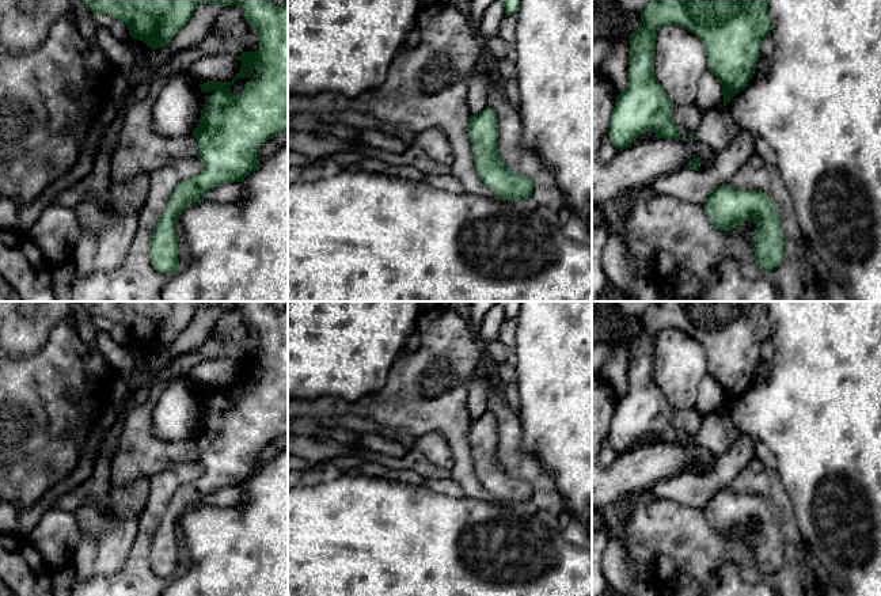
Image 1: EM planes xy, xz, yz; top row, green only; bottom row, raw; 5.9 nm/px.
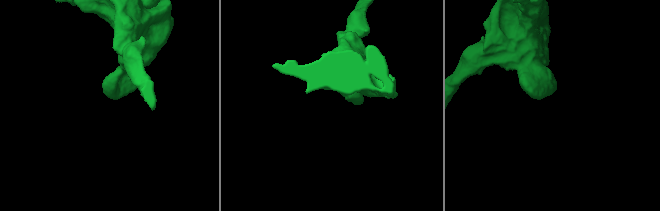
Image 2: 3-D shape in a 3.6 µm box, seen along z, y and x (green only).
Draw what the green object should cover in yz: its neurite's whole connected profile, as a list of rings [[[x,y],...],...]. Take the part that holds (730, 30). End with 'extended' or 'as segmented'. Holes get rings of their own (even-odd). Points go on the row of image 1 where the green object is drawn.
[[[650,0],[641,12],[639,27],[630,34],[629,52],[629,83],[622,94],[616,95],[615,109],[610,122],[608,136],[614,147],[619,151],[630,148],[634,140],[646,130],[656,132],[656,140],[694,141],[695,137],[681,138],[677,134],[677,125],[672,119],[675,103],[667,95],[654,73],[654,48],[658,30],[665,24],[676,24],[695,34],[703,43],[707,56],[707,69],[719,80],[726,106],[736,94],[748,87],[755,73],[755,64],[760,57],[762,39],[770,33],[771,22],[768,16],[770,0]]]; as segmented

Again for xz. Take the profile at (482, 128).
[[[486,107],[471,115],[467,124],[474,152],[476,174],[498,200],[529,198],[533,183],[528,176],[513,172],[498,155],[498,118],[495,110]]]; as segmented

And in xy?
[[[81,0],[95,16],[107,14],[122,20],[129,35],[133,39],[140,39],[152,50],[167,46],[172,42],[175,34],[190,20],[197,5],[204,1],[206,4],[217,4],[220,7],[238,5],[246,22],[258,31],[259,46],[255,52],[243,52],[235,56],[242,61],[239,73],[231,81],[208,80],[200,84],[202,92],[213,91],[213,95],[205,96],[204,110],[201,113],[193,137],[197,140],[200,151],[197,157],[204,163],[204,170],[190,179],[181,182],[171,194],[168,204],[157,221],[153,234],[149,239],[151,265],[160,273],[170,273],[179,266],[179,248],[176,240],[175,224],[181,219],[182,212],[193,202],[204,198],[205,193],[224,183],[242,182],[251,171],[257,168],[258,151],[271,137],[288,130],[288,0],[278,7],[271,0]],[[252,76],[252,81],[246,81],[244,91],[240,95],[231,92],[231,86],[238,79]]]; as segmented

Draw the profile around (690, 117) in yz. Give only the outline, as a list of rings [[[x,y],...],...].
[[[675,105],[672,119],[676,125],[684,126],[690,132],[695,132],[702,121],[702,111],[695,105]]]

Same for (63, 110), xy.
[[[54,62],[43,64],[38,71],[38,90],[46,105],[53,133],[61,133],[79,125],[81,115],[69,96],[65,72]]]

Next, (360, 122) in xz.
[[[341,111],[341,113],[312,113],[320,121],[326,124],[342,124],[356,130],[353,140],[361,140],[361,133],[365,130],[379,130],[387,136],[398,137],[406,144],[410,144],[419,133],[407,129],[406,126],[390,128],[380,124],[371,115],[365,115],[356,111]]]

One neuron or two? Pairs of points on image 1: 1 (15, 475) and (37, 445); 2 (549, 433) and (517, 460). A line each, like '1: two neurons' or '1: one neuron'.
1: two neurons
2: two neurons

